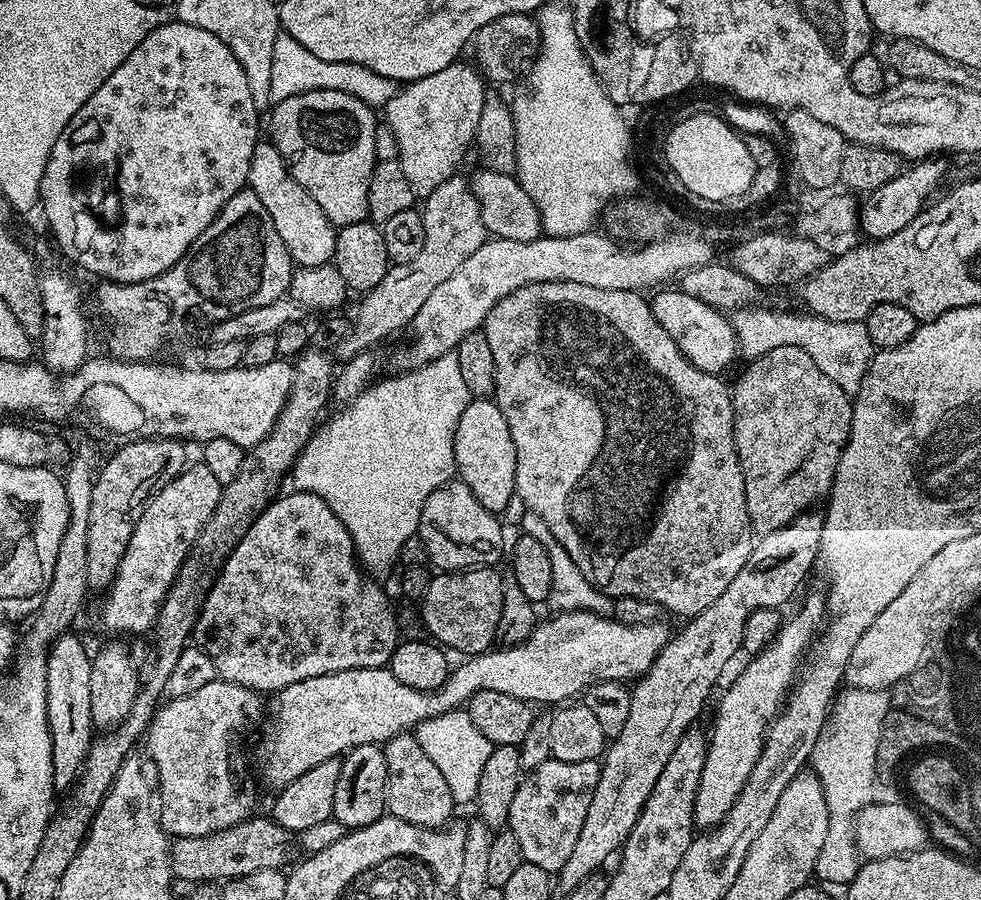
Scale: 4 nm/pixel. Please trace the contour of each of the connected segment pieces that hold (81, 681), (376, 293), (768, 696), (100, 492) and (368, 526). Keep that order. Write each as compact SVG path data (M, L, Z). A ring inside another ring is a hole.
M69 630L57 636L48 651L46 662L46 704L48 706L48 729L52 738L52 761L54 762L53 789L67 793L80 779L88 751L92 749L94 725L90 714L90 670L92 656L84 644Z
M457 174L446 182L442 182L442 186L438 186L438 190L431 192L423 201L422 215L426 239L422 241L422 250L418 250L418 255L415 258L410 258L410 262L392 264L382 278L382 282L378 282L378 286L374 286L359 297L360 305L356 308L356 316L351 317L350 334L346 334L346 338L342 338L342 342L334 350L337 357L341 356L341 361L353 360L358 353L375 349L375 344L380 343L387 336L398 331L399 328L407 329L412 323L414 314L418 314L422 302L426 302L426 298L430 298L431 292L445 278L450 278L450 274L454 274L454 270L458 270L458 266L462 266L462 262L466 262L466 258L470 258L470 254L474 254L474 250L478 250L478 246L484 244L486 229L482 222L480 207L472 193L471 183L465 177L463 180L462 176Z
M810 593L801 602L800 609L789 620L787 617L781 623L778 634L769 641L767 647L748 660L749 664L737 674L736 681L725 690L716 708L716 722L710 727L706 766L702 766L694 802L697 829L711 830L721 824L730 806L734 806L738 794L742 794L764 749L768 727L780 715L789 692L801 675L800 663L807 652L809 655L814 637L821 631L825 620L825 593Z
M130 440L119 445L121 448L105 462L99 465L94 476L94 494L90 494L90 531L86 534L86 578L89 589L106 590L112 579L118 574L118 566L126 554L126 546L130 546L130 534L134 534L134 526L138 526L138 518L142 518L142 510L150 506L150 498L162 490L169 482L184 471L190 457L183 443L178 440Z
M456 351L442 354L442 358L434 358L432 364L427 364L421 368L414 368L411 372L403 372L395 375L390 380L382 381L381 384L373 383L364 389L364 393L361 396L351 397L349 404L352 405L349 408L342 409L333 420L326 421L327 419L325 419L312 433L308 444L301 450L300 456L297 457L290 471L290 480L292 478L293 482L296 483L293 485L299 491L316 494L318 498L322 498L322 502L326 502L326 506L330 506L330 510L334 510L334 514L338 514L342 526L346 526L346 530L354 542L356 555L362 565L363 571L367 575L369 572L372 575L369 577L372 578L380 578L376 576L386 575L391 570L392 563L395 565L399 561L400 551L404 547L406 540L411 536L417 535L422 506L426 506L426 498L430 498L430 494L434 494L434 490L438 490L438 486L448 483L449 480L456 476L454 434L458 426L458 418L462 414L462 410L466 410L470 399L466 390L466 382L462 378L462 373L458 367L458 354Z

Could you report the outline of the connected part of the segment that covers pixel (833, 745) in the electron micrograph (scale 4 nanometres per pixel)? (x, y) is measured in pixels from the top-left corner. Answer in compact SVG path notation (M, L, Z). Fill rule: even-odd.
M849 687L848 693L835 701L830 723L822 738L814 746L810 761L811 771L822 782L826 806L830 810L830 826L814 873L820 884L842 882L848 884L858 874L862 857L854 839L854 817L873 803L872 791L876 788L877 732L884 716L884 696L869 695L863 688Z

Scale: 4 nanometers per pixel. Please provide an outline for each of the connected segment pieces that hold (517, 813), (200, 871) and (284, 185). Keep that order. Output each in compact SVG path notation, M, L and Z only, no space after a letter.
M549 759L521 779L518 791L514 793L514 802L510 802L506 828L514 834L514 838L518 838L525 864L542 866L542 870L553 874L560 873L562 866L566 866L566 861L578 842L578 834L582 834L582 825L585 824L586 814L590 810L590 798L594 798L594 786L598 786L600 766L600 760L558 762Z
M253 815L221 832L182 836L171 841L172 874L177 881L227 882L259 871L283 869L292 852L290 833L267 815Z
M258 142L254 146L247 187L254 194L258 194L262 206L266 206L266 214L270 214L270 222L274 222L274 230L278 230L278 238L282 238L282 246L286 246L293 265L301 268L322 266L335 257L337 229L326 218L326 214L322 214L322 206L318 206L318 202L314 202L314 198L310 198L310 194L306 194L306 190L302 190L298 182L294 182L282 154L278 154L278 150L270 142Z

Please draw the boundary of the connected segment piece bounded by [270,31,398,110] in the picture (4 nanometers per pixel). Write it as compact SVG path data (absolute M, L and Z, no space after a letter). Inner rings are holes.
M280 31L274 38L274 66L270 70L270 98L279 102L286 98L294 98L298 94L306 94L310 90L342 90L373 110L383 109L390 98L394 98L398 84L390 78L382 78L382 74L374 74L374 70L366 70L366 66L347 64L346 62L322 62L322 58L314 58L306 46L294 42L290 34Z

